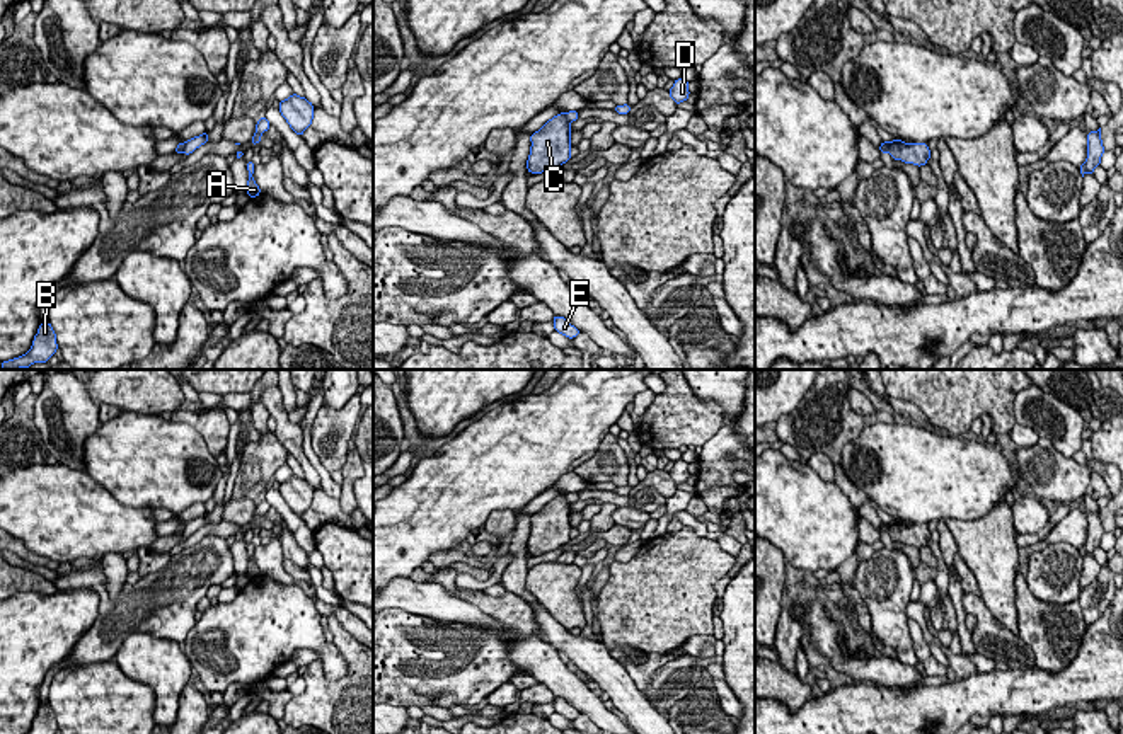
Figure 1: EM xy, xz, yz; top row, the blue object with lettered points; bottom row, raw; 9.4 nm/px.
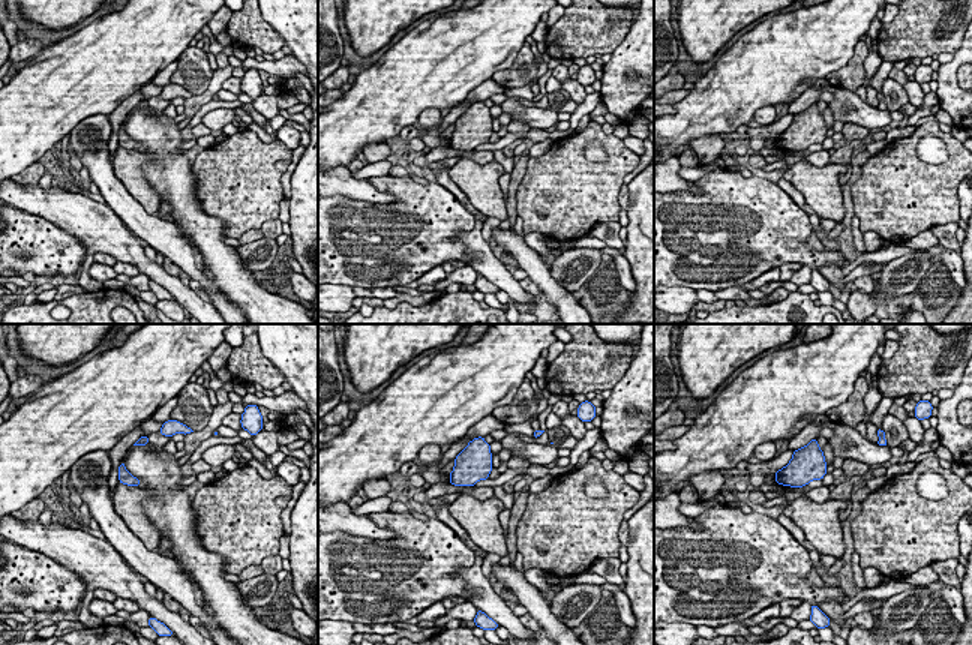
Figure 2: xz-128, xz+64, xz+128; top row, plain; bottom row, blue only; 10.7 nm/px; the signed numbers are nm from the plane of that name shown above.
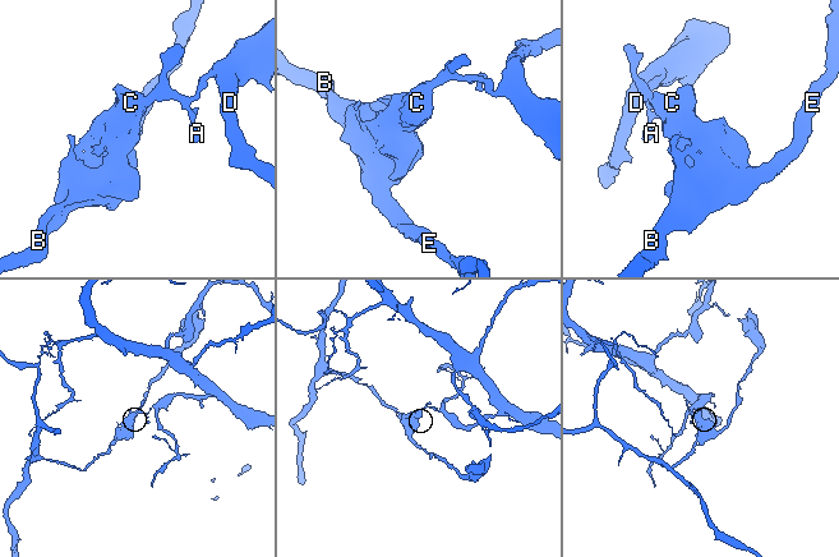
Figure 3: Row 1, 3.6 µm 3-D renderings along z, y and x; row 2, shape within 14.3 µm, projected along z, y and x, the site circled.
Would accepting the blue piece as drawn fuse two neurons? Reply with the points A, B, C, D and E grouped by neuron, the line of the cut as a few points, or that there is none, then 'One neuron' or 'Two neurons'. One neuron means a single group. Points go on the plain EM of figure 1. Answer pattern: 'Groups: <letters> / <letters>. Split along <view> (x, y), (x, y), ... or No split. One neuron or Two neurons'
Groups: A D / B C E. Split along xz (564, 494), (568, 503). Two neurons

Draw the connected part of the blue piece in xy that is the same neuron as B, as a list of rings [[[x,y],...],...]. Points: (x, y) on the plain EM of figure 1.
[[[49,703],[41,705],[27,734],[56,734],[56,715]]]

